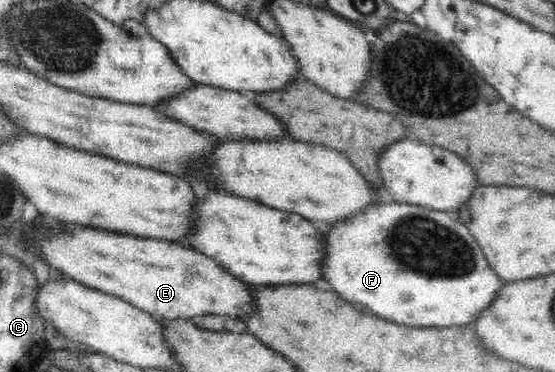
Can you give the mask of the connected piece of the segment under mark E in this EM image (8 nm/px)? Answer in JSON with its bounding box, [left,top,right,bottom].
[18,217,256,321]

